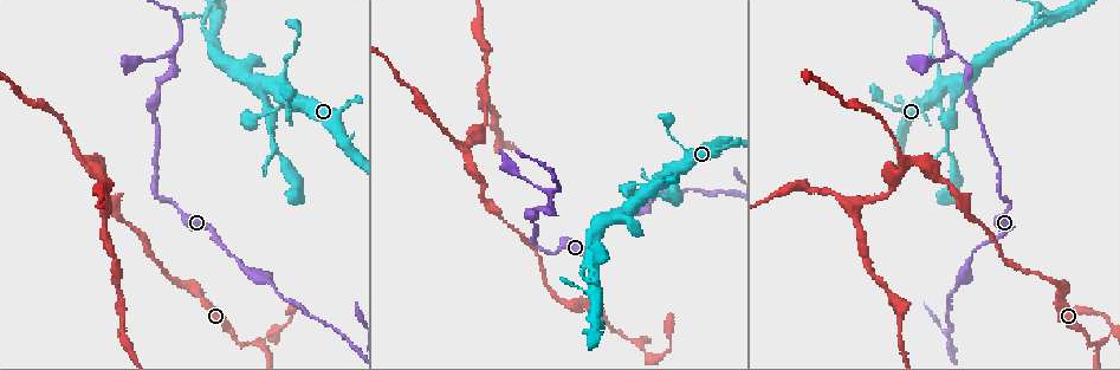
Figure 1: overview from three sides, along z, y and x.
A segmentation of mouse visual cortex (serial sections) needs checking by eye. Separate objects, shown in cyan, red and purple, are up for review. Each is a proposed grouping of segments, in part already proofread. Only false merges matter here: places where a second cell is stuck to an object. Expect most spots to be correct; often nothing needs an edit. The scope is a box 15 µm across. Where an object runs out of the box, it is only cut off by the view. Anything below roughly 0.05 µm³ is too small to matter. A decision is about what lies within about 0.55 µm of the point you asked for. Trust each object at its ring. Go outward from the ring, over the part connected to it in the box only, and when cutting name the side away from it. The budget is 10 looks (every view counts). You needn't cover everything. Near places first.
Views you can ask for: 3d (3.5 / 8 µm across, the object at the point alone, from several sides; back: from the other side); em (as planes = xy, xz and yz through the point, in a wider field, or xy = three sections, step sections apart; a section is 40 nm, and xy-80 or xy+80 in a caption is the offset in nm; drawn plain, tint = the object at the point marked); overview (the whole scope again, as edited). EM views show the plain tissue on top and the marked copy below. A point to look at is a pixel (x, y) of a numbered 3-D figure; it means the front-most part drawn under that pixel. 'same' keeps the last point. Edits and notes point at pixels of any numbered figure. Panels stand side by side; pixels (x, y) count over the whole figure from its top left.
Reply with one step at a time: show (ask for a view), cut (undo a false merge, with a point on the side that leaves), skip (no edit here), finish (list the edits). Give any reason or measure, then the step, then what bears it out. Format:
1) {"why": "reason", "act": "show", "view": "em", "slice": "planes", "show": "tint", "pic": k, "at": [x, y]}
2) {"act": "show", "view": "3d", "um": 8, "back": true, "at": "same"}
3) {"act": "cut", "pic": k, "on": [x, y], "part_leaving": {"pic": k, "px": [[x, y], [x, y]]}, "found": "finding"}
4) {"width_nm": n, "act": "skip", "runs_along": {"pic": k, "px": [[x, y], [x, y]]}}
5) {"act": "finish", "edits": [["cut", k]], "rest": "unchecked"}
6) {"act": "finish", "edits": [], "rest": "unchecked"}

{"why": "arms part here", "act": "show", "view": "3d", "um": 3.5, "pic": 1, "at": [909, 160]}

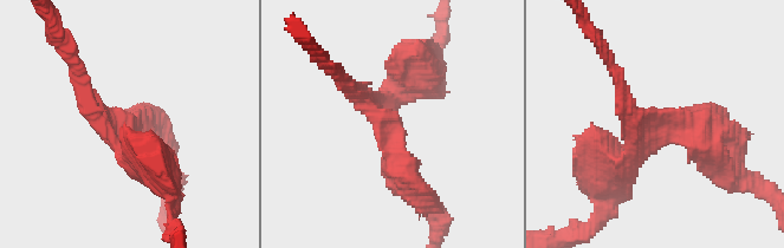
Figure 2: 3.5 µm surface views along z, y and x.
{"act": "skip", "runs_along": {"pic": 2, "px": [[719, 161], [665, 125], [610, 171]]}, "found": "all the same cell"}

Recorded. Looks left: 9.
{"why": "abrupt turn", "act": "show", "view": "3d", "um": 3.5, "pic": 1, "at": [483, 93]}

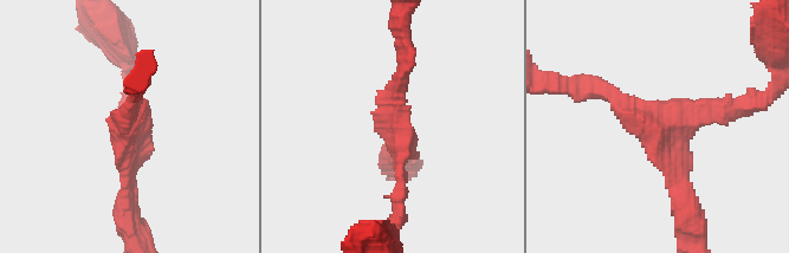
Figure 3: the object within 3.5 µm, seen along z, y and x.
{"act": "show", "view": "em", "slice": "xy", "step": 5, "show": "tint", "pic": 3, "at": [658, 131]}

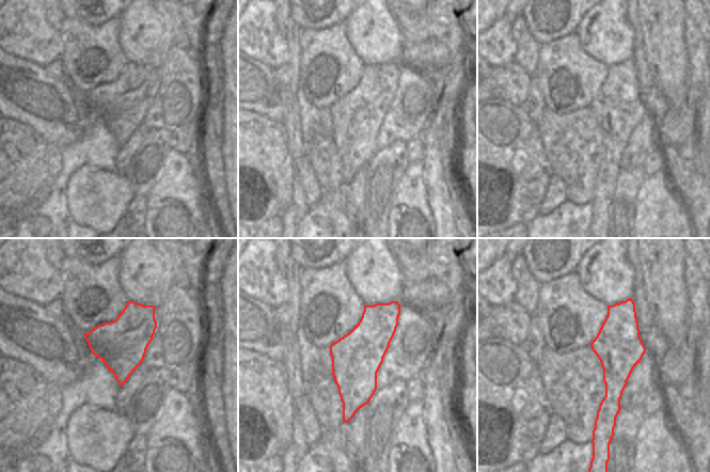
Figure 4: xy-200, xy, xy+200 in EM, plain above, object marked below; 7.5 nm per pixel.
{"arms": 3, "act": "skip", "runs_along": {"pic": 3, "px": [[730, 109], [660, 131], [687, 207]]}, "found": "all the same cell"}

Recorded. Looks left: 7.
{"why": "three arms meet", "act": "show", "view": "3d", "um": 3.5, "back": true, "pic": 1, "at": [958, 92]}

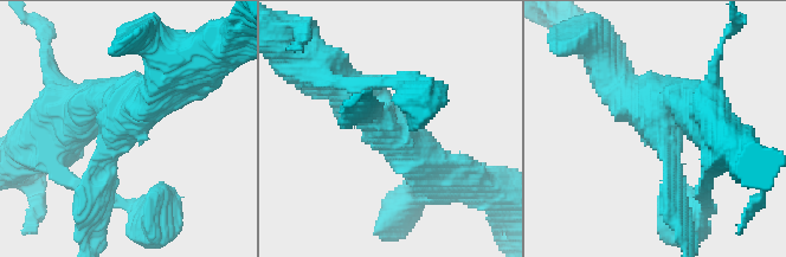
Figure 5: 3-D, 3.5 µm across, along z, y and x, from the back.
{"arms": 3, "arm_widths_nm": [200, 500, 500], "act": "show", "view": "em", "slice": "xy", "step": 2, "show": "tint", "pic": 5, "at": [383, 126]}

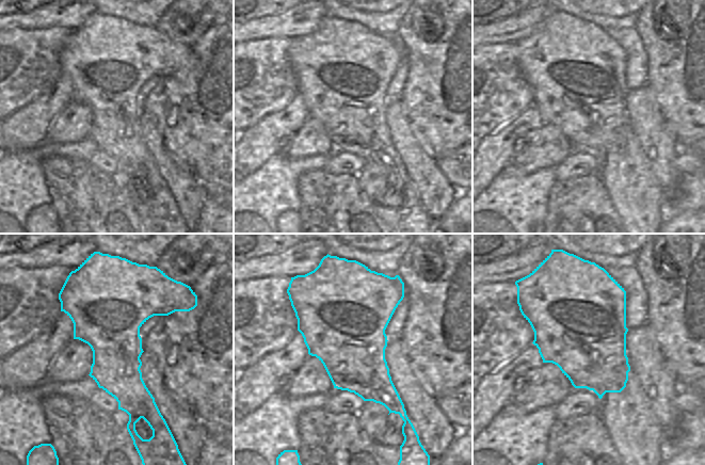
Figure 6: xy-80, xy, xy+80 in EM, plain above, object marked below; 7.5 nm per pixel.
{"act": "skip", "runs_along": {"pic": 5, "px": [[332, 79], [375, 115], [437, 177]]}, "found": "all the same cell"}

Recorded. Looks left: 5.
{"why": "three arms meet", "act": "show", "view": "3d", "um": 3.5, "pic": 1, "at": [218, 19]}

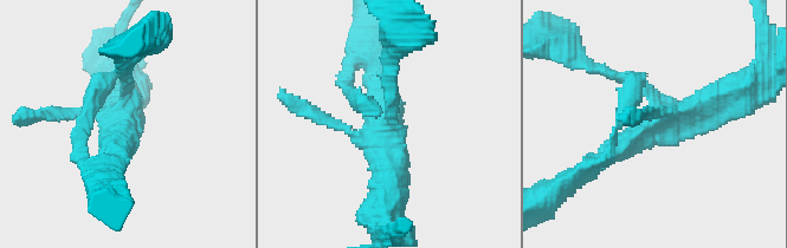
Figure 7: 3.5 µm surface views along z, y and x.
{"why": "now the EM", "act": "show", "view": "em", "slice": "xy", "step": 2, "show": "tint", "pic": 7, "at": [392, 135]}

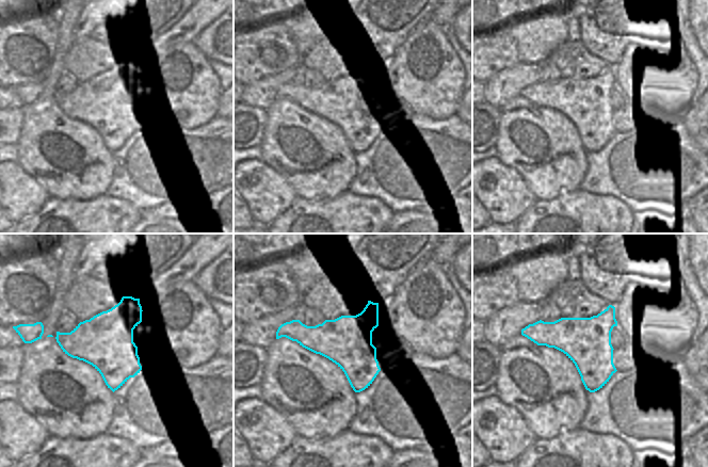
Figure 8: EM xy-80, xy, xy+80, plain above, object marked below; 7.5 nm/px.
{"act": "skip", "runs_along": {"pic": 7, "px": [[601, 160], [653, 123], [735, 95]]}, "found": "one cell here"}

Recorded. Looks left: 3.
{"act": "finish", "edits": [], "rest": "unchecked"}

